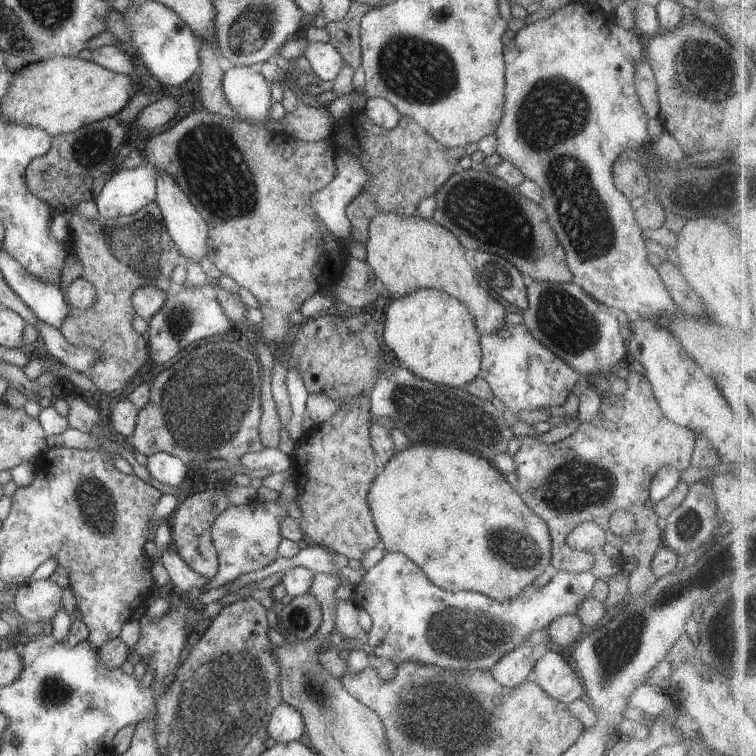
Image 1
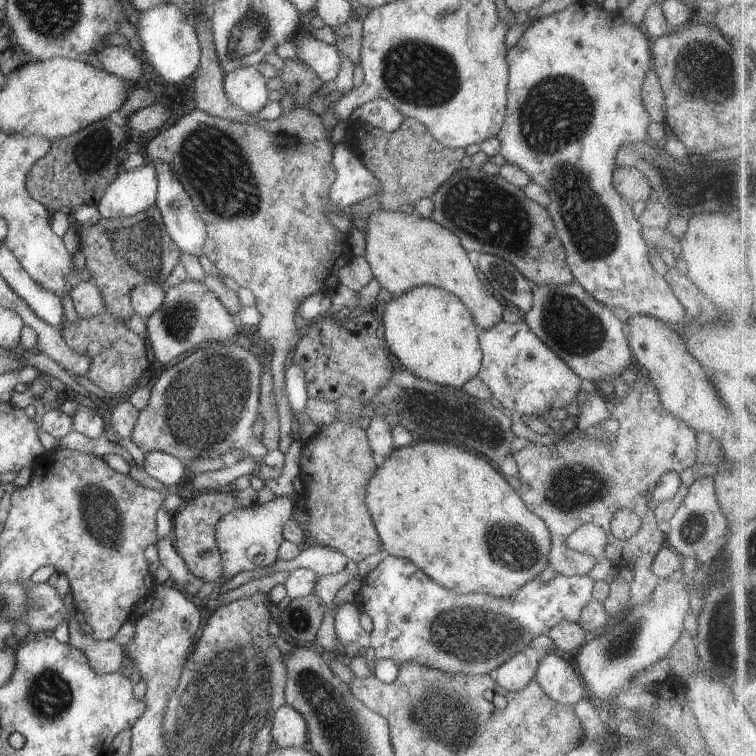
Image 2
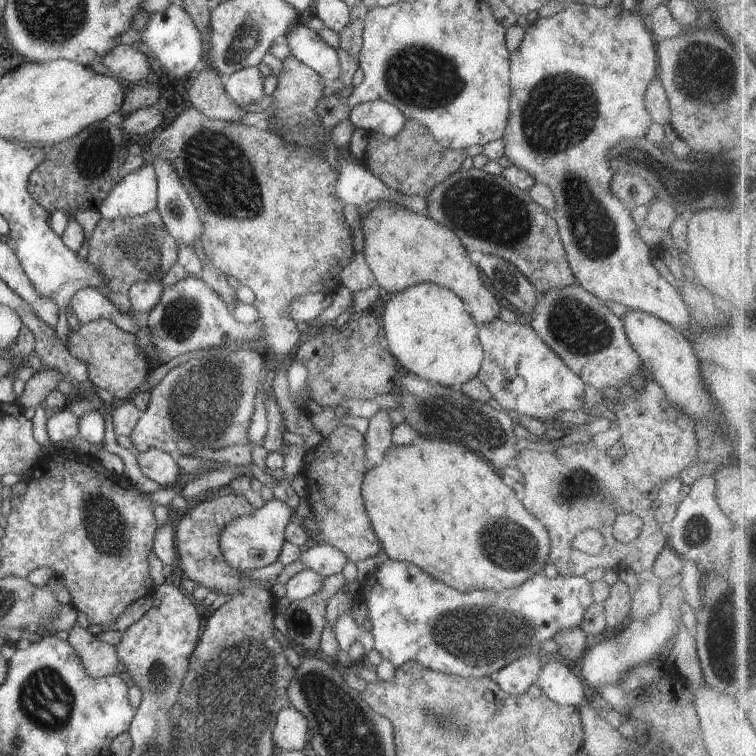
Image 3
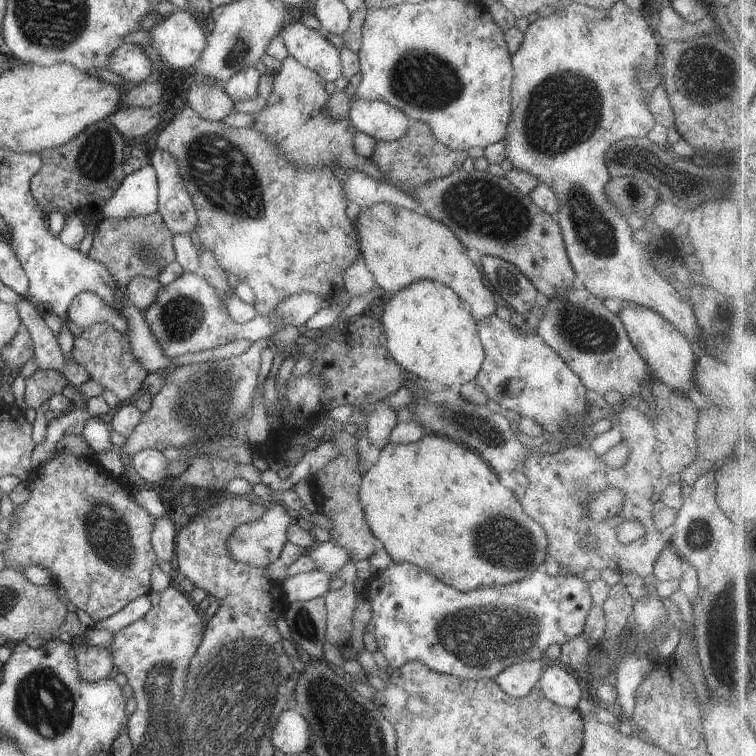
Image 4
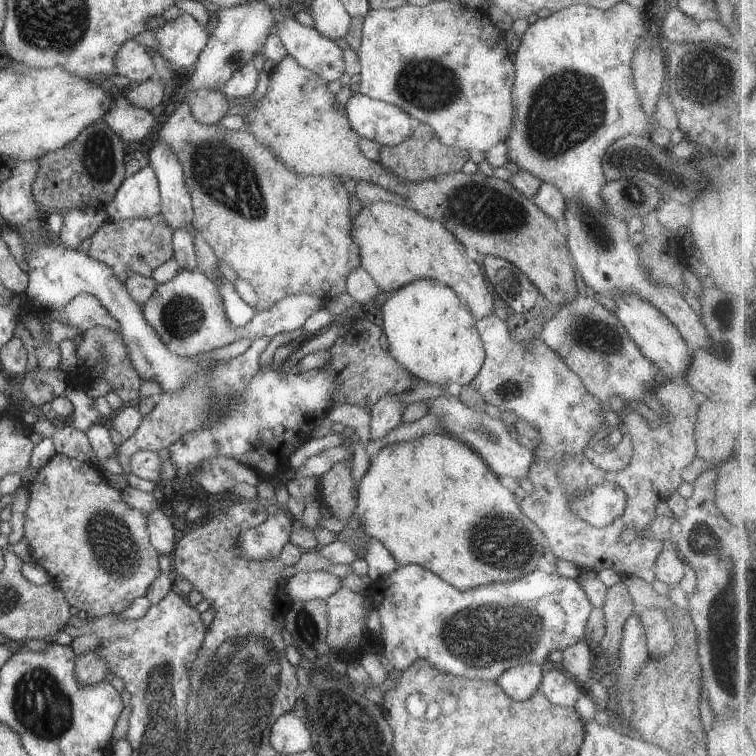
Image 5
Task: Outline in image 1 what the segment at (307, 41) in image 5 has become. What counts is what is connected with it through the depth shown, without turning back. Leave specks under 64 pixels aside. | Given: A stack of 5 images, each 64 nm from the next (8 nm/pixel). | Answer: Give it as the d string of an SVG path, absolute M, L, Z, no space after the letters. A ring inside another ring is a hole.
M308 42L306 51L302 55L310 62L310 71L318 80L334 81L346 64L342 56L331 43Z

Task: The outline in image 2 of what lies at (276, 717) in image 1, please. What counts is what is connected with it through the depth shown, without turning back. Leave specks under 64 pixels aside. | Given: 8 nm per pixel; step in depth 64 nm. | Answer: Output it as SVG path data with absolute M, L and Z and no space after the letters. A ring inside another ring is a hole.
M284 705L275 713L271 736L280 747L303 748L308 739L306 722L300 712Z

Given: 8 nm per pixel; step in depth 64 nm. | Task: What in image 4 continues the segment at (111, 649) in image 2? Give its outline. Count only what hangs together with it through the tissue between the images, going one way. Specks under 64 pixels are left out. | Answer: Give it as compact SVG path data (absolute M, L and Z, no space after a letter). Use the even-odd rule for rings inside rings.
M84 632L72 637L70 644L75 653L80 677L89 682L108 679L115 666L109 648L90 645L85 640Z

